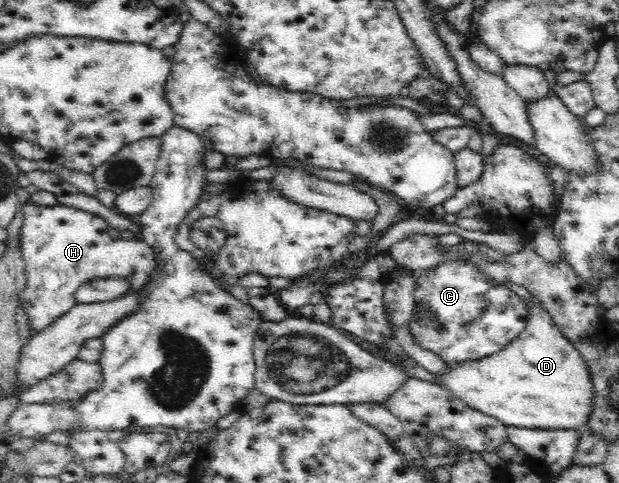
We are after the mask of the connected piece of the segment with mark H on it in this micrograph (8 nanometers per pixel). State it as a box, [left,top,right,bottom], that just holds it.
[17,195,158,333]

